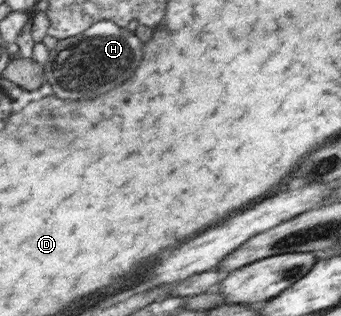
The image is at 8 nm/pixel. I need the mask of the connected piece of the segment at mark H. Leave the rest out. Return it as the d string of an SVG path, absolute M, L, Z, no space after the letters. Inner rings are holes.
M101 20L81 35L58 40L50 52L45 75L53 85L53 93L61 99L85 99L107 93L131 79L143 61L143 41L135 35L133 28Z

